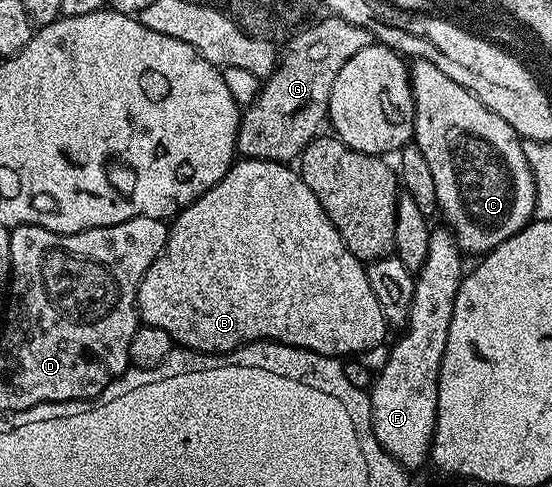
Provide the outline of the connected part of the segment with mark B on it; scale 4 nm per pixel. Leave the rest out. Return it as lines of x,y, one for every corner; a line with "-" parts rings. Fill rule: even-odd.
237,159
215,187
208,189
199,199
195,199
188,207
172,218
169,234
165,240
163,251
147,267
143,279
137,288
137,316
151,327
163,327
167,335
178,346
195,352
222,354
232,353
242,345
251,341
278,341
284,345
294,345
307,351
315,351
324,357
349,359
352,353
365,353
368,349
377,349
385,341
387,326
383,319
383,311
379,311
379,303
371,291
371,283
365,274
366,266
343,243
339,231
327,219
327,211
315,199
311,187
303,183
300,172
296,168
280,161
258,161
256,159

